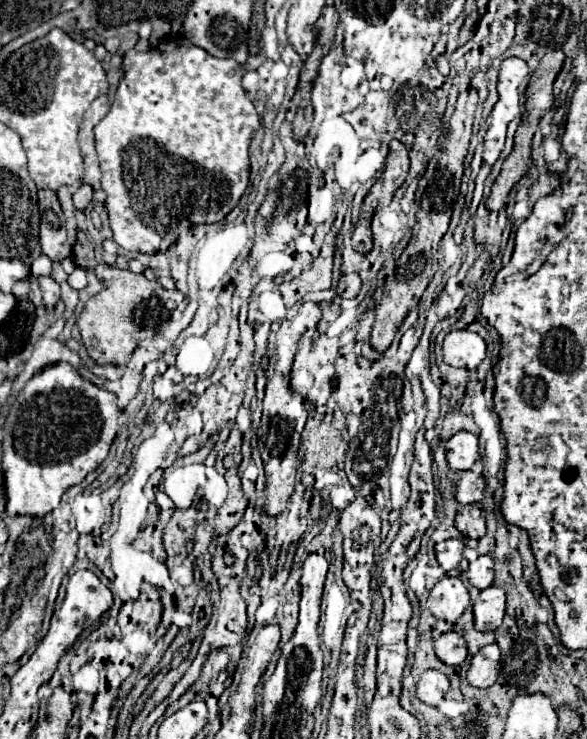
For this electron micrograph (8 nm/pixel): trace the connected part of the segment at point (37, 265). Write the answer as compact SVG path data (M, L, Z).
M41 254L31 264L30 271L35 276L50 276L52 272L52 261L46 255Z

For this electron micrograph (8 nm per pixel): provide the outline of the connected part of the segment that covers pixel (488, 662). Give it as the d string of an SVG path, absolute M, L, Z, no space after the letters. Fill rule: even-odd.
M497 643L483 647L477 655L473 655L471 665L467 669L467 683L473 687L491 687L501 671L501 657Z

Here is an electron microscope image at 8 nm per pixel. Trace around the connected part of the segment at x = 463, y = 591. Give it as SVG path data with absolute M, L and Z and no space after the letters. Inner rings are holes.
M443 577L431 589L427 599L427 609L443 621L455 621L469 607L467 587L459 577Z

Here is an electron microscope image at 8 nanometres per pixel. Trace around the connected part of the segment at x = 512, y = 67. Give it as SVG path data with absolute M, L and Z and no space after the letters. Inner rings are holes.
M507 57L501 63L497 79L499 101L487 117L489 129L485 133L485 147L503 147L507 125L519 115L519 85L527 79L527 75L529 67L519 57Z

